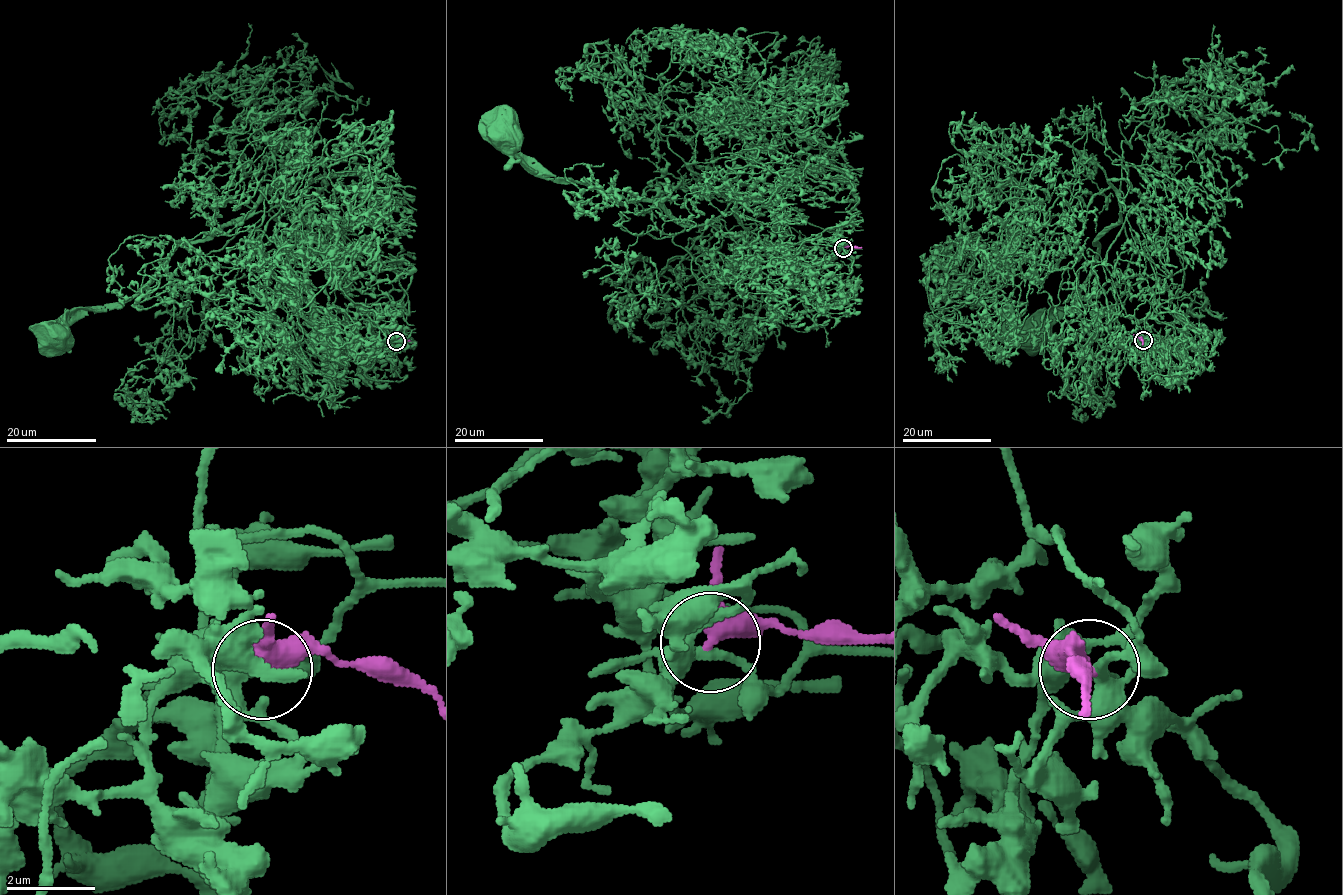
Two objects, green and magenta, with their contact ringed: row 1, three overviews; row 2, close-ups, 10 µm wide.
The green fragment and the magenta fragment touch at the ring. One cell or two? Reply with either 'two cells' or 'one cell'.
two cells

